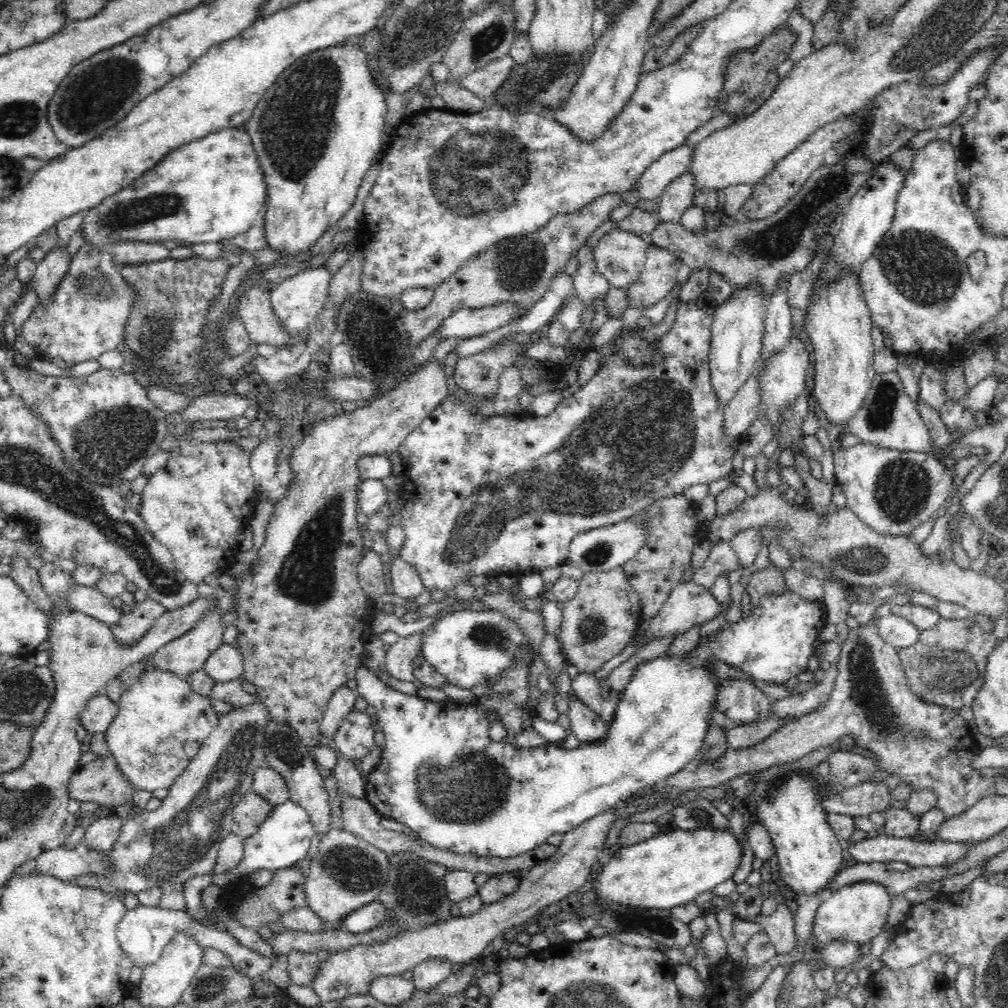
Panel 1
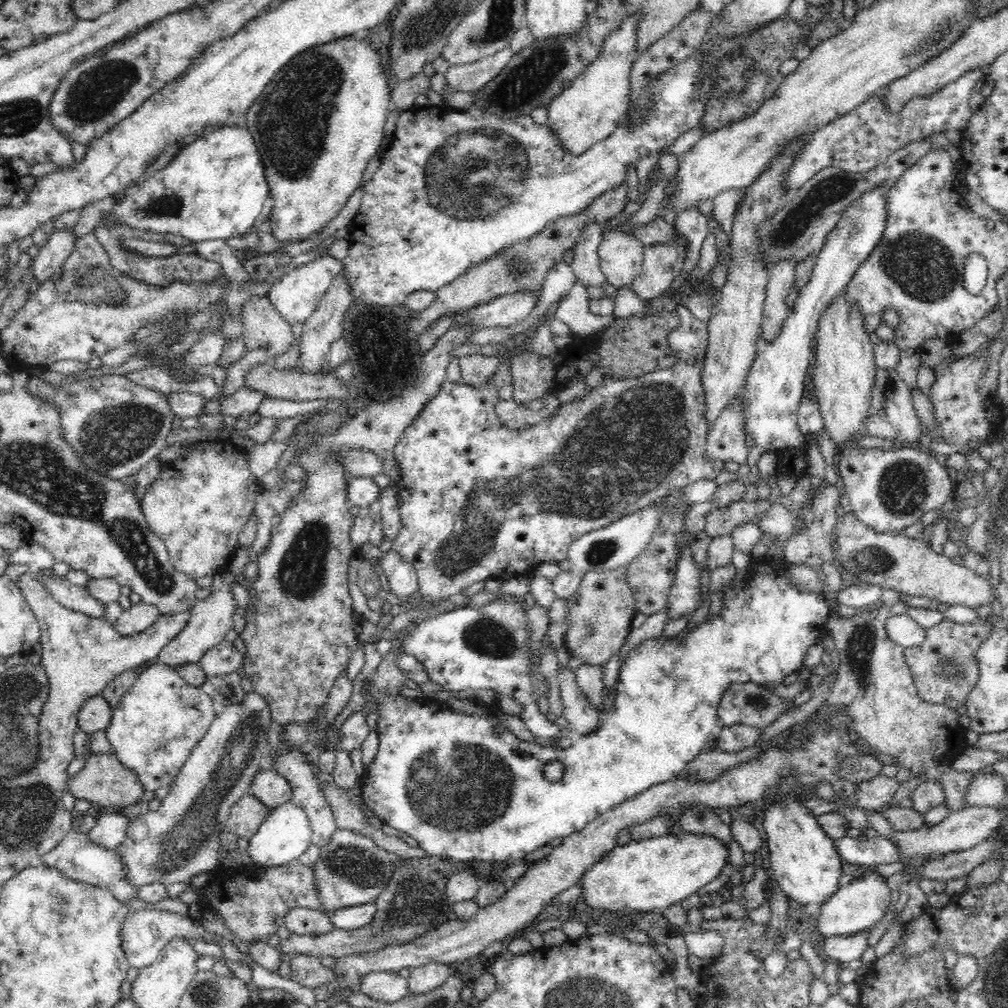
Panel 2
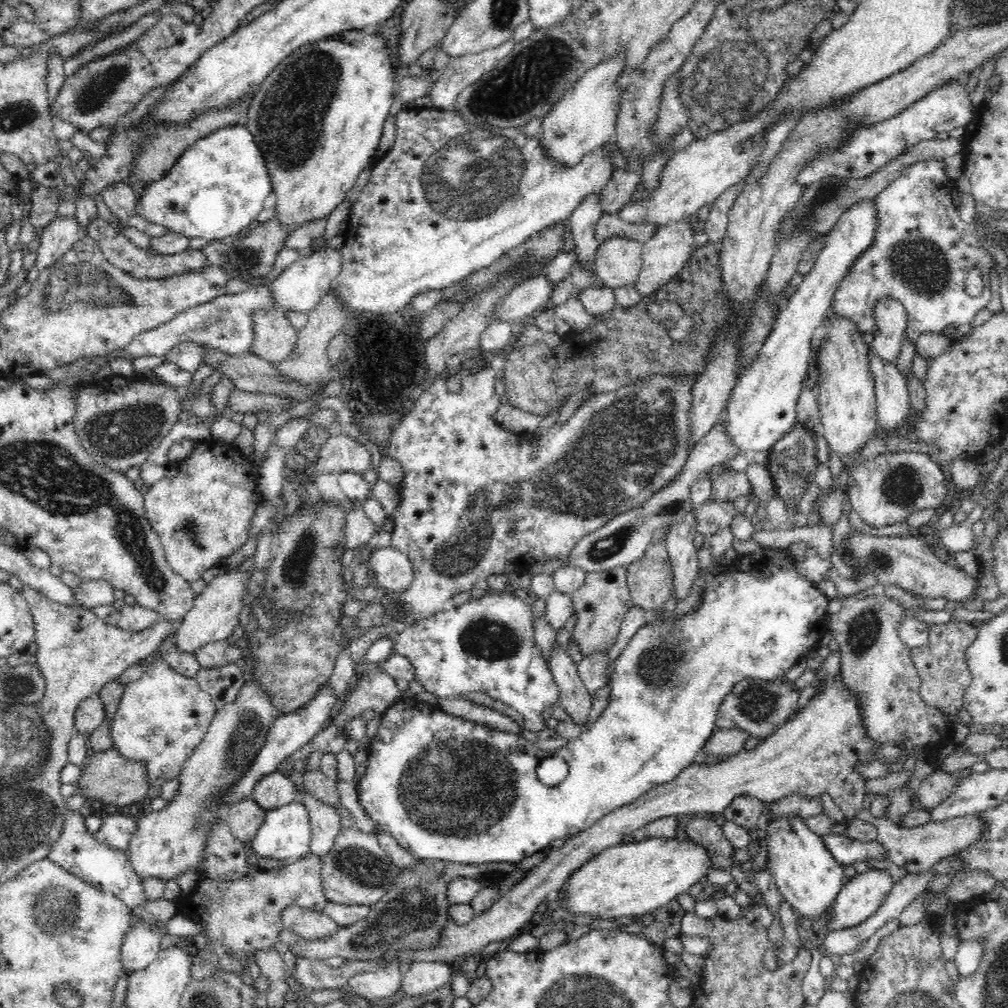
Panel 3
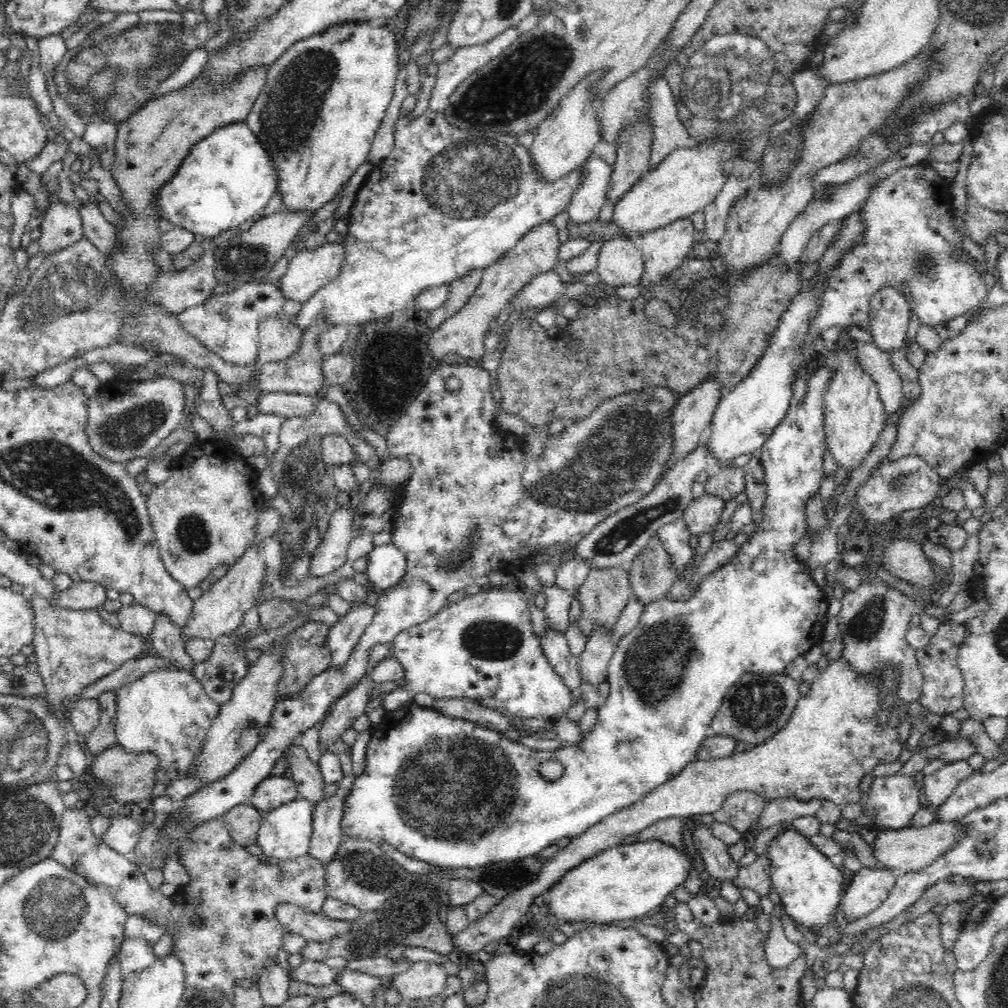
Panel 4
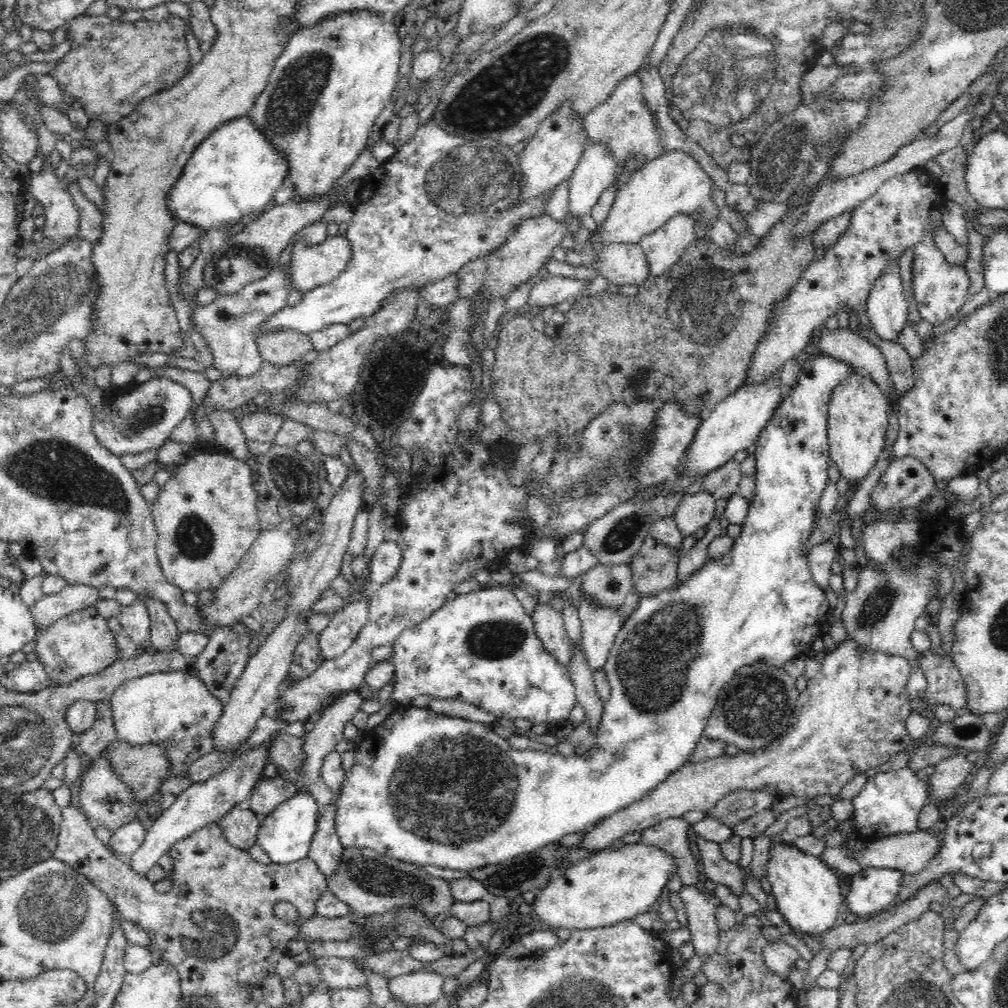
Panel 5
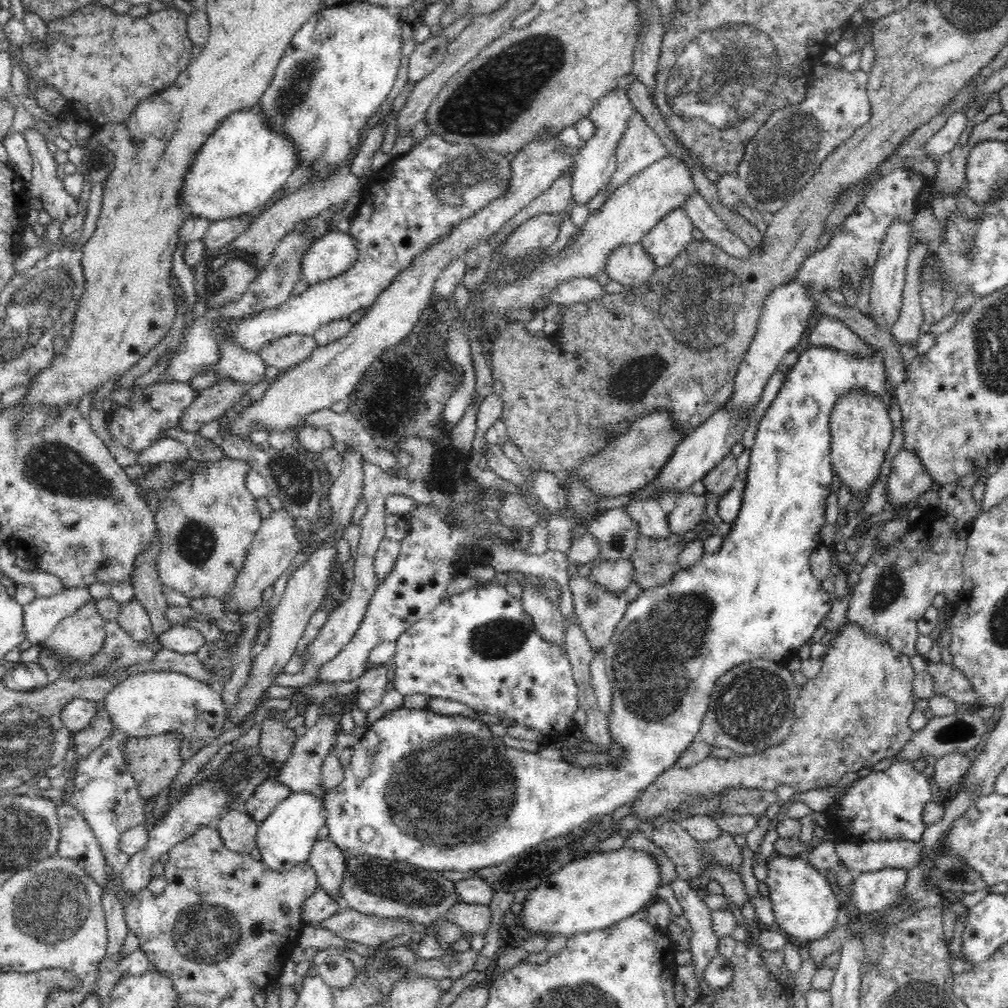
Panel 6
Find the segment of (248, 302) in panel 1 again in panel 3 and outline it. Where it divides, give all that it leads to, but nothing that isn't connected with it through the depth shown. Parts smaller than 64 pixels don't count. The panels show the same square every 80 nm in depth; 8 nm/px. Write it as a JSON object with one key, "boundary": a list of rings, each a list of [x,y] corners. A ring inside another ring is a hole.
{"boundary":[[[262,308],[252,314],[254,344],[251,353],[268,362],[279,363],[296,348],[298,331],[282,309]]]}

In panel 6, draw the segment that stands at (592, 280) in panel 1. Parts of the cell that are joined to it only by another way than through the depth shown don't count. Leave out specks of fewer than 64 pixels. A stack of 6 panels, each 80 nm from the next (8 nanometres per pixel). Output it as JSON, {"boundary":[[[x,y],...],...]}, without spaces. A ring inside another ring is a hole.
{"boundary":[[[622,85],[602,96],[602,100],[590,110],[587,118],[594,123],[596,134],[586,141],[586,145],[575,156],[575,172],[572,178],[572,198],[576,205],[585,204],[608,186],[617,168],[617,147],[627,132],[635,109]]]}

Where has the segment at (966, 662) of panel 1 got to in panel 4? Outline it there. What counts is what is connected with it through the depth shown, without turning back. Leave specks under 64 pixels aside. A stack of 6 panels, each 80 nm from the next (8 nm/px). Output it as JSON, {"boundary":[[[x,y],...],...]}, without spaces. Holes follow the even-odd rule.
{"boundary":[[[942,622],[930,643],[916,652],[917,663],[924,679],[919,702],[926,712],[930,711],[944,716],[963,708],[965,680],[962,671],[959,669],[957,659],[960,644],[964,642],[966,634],[968,631],[964,624]]]}

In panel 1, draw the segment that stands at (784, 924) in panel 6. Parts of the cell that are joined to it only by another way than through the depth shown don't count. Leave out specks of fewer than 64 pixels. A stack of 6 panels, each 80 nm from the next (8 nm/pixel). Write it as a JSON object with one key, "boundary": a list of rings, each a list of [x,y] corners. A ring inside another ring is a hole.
{"boundary":[[[815,770],[811,772],[792,773],[789,777],[780,777],[768,782],[769,796],[762,800],[757,806],[756,819],[766,827],[766,830],[772,837],[776,850],[776,865],[780,873],[782,882],[788,889],[797,894],[818,894],[822,892],[826,886],[830,886],[830,882],[836,878],[836,874],[840,872],[840,864],[843,860],[843,849],[835,832],[830,828],[826,815],[820,801],[820,787],[824,789],[822,784],[818,784]]]}

